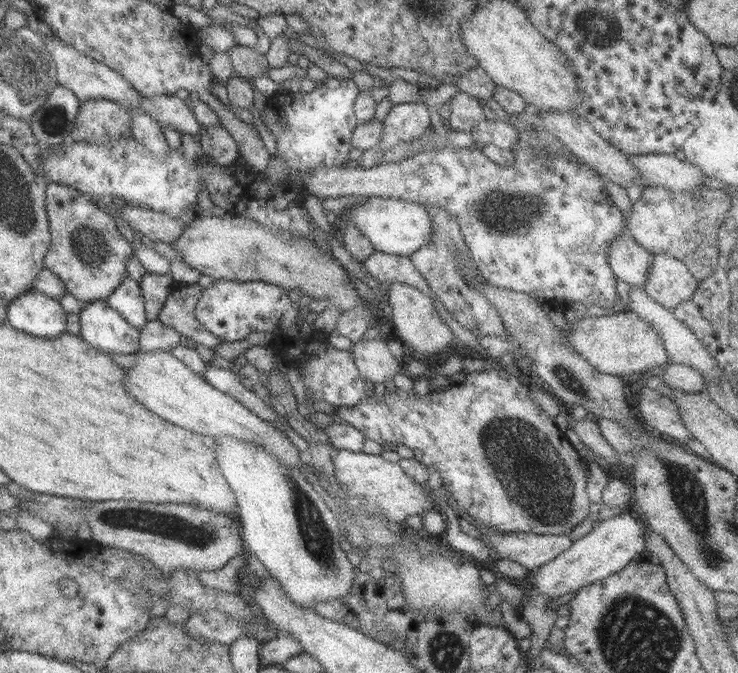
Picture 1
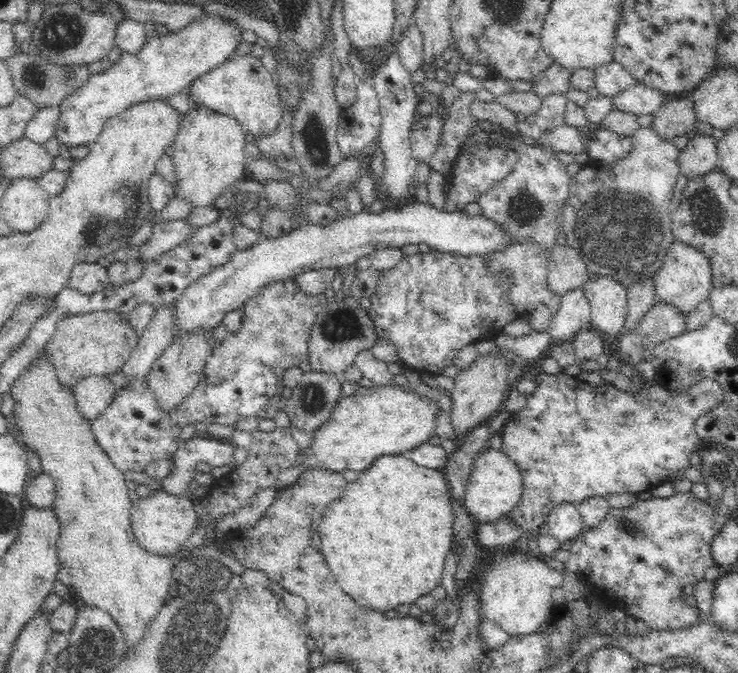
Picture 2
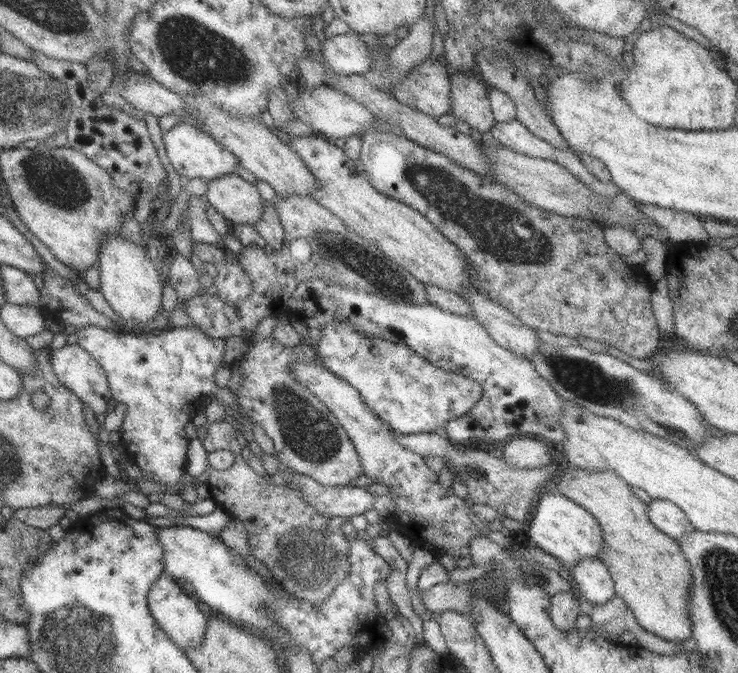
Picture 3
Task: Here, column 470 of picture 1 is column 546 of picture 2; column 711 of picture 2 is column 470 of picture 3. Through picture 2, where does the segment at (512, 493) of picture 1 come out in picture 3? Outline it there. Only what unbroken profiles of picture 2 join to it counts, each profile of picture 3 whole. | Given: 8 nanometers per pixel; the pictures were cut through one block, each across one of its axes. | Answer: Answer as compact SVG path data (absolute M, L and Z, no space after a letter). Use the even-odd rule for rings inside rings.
M344 320L328 322L321 329L323 336L319 342L313 345L317 350L320 364L330 373L352 385L371 410L390 424L397 434L412 434L420 432L436 432L440 436L447 437L444 424L453 418L460 418L470 413L471 409L482 399L483 390L480 384L460 374L445 372L431 364L414 350L404 344L395 344L382 338L370 337L356 332L354 324L348 324Z

